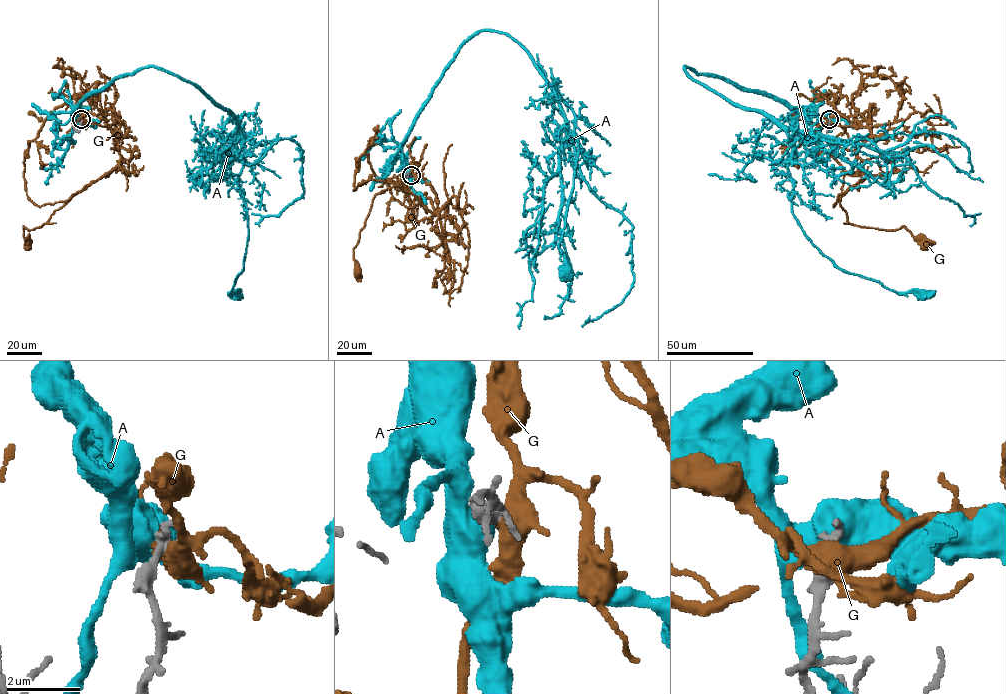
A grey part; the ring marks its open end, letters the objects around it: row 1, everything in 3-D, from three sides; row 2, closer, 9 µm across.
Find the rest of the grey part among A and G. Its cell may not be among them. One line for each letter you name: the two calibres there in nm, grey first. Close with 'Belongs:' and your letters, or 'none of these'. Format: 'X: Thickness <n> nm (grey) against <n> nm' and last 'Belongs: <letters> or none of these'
Belongs: none of these

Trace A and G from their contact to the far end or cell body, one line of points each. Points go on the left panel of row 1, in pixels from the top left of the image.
A: (81, 120), (72, 113), (88, 95), (150, 66), (233, 117), (248, 234), (236, 294)
G: (81, 121), (81, 110), (104, 120), (117, 142), (120, 160), (42, 225), (29, 230), (23, 226), (27, 246)

